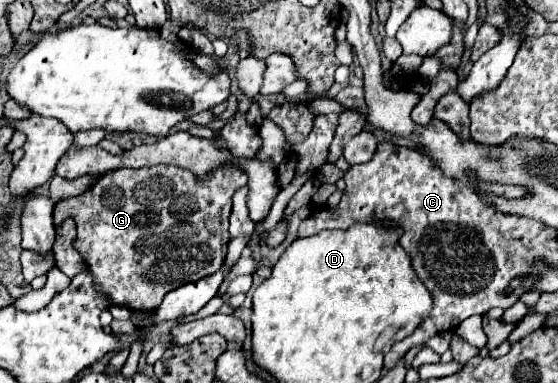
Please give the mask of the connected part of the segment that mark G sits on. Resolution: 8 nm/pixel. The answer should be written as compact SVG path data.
M155 165L141 169L117 169L99 177L99 181L85 193L59 201L55 205L55 225L71 217L77 225L75 249L81 253L89 271L97 279L101 293L113 301L113 305L127 307L131 311L155 311L165 293L213 275L221 269L227 257L229 243L229 215L233 193L247 185L248 176L233 167L217 167L205 179L197 179L191 171L177 165Z

